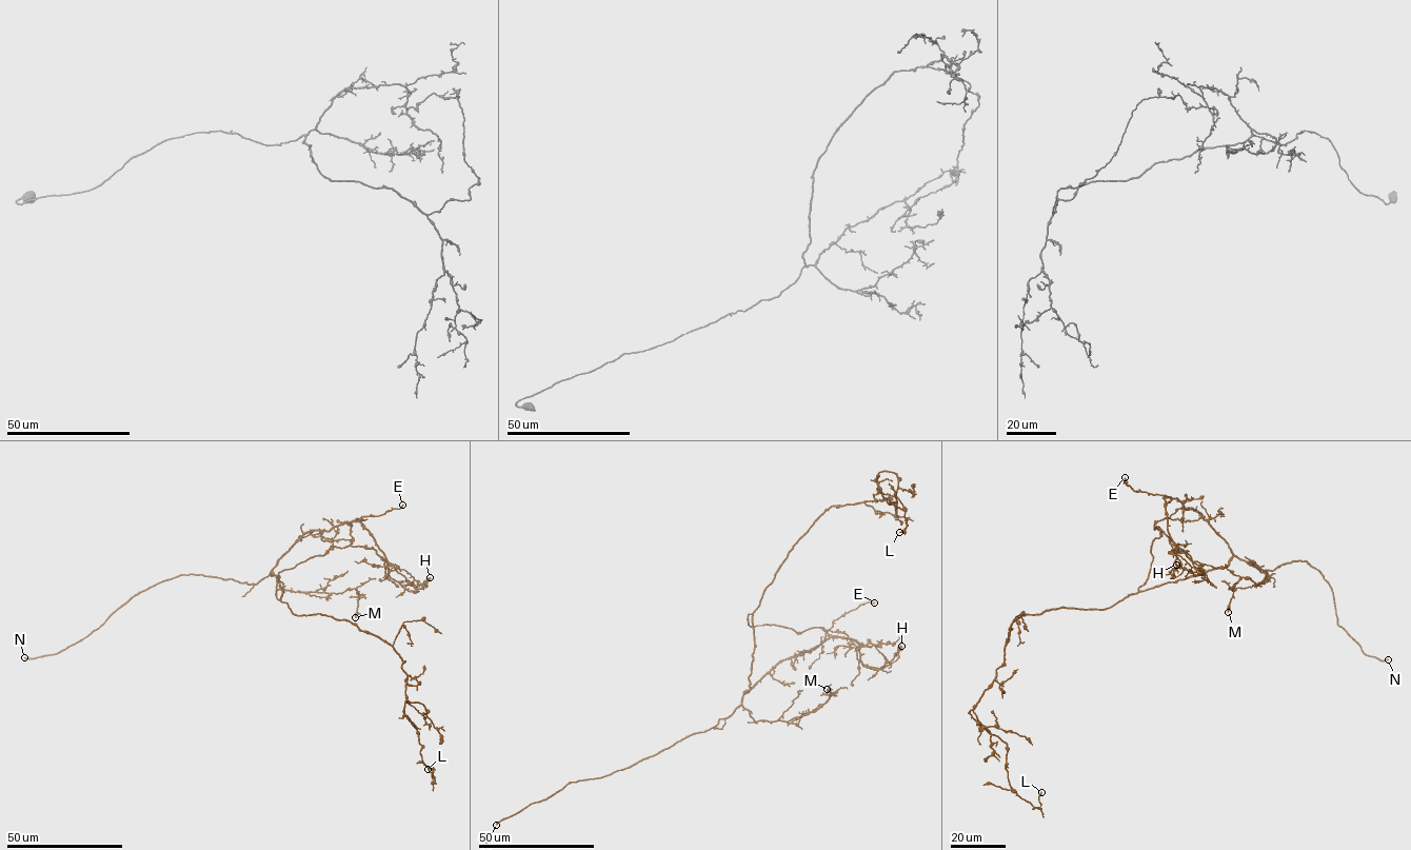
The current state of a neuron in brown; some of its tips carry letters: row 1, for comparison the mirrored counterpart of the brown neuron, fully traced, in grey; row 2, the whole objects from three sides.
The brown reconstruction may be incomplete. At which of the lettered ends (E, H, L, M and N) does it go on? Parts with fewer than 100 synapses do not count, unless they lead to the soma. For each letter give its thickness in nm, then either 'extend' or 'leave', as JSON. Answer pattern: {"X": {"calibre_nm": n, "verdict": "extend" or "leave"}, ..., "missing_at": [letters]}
{"E": {"calibre_nm": 190, "verdict": "leave"}, "H": {"calibre_nm": 360, "verdict": "leave"}, "L": {"calibre_nm": 100, "verdict": "leave"}, "M": {"calibre_nm": 220, "verdict": "leave"}, "N": {"calibre_nm": 280, "verdict": "extend"}, "missing_at": ["N"]}

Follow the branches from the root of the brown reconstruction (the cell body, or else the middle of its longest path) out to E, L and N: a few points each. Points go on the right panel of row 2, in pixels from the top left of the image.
E: (1155, 586), (1224, 568), (1232, 553), (1197, 511), (1166, 495), (1134, 491), (1125, 477)
L: (1155, 586), (1010, 627), (973, 712), (1007, 745), (1011, 787), (1035, 807), (1041, 792)
N: (1155, 586), (1224, 568), (1234, 556), (1262, 572), (1306, 561), (1329, 584), (1336, 623), (1365, 654), (1388, 659)

